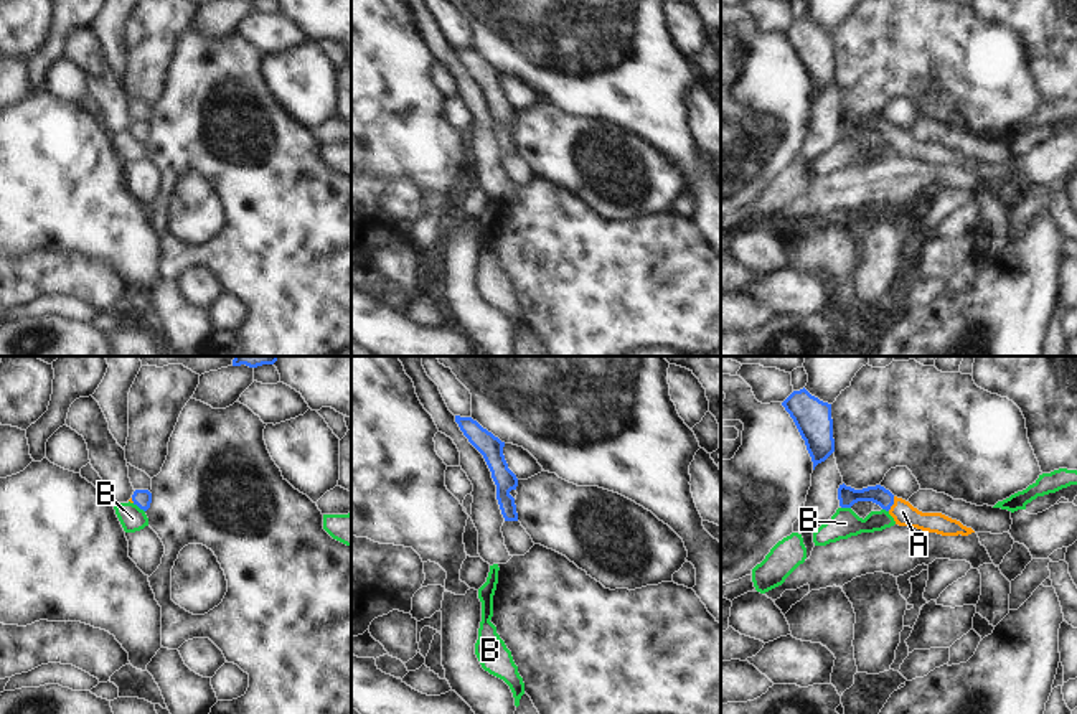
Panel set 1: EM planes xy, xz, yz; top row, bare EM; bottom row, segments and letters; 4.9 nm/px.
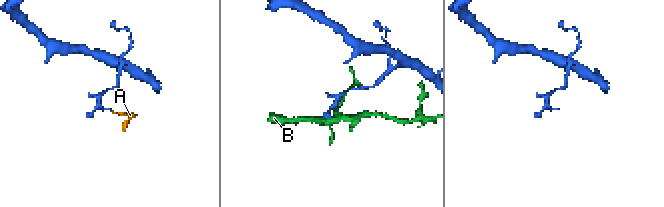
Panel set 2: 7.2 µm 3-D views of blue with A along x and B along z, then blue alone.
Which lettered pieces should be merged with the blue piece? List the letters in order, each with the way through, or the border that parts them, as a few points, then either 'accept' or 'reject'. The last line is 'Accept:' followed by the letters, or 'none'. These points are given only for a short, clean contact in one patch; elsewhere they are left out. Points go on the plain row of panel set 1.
A: way yz (846, 126), (879, 126), (893, 134), (902, 142); accept
B: reject
Accept: A

